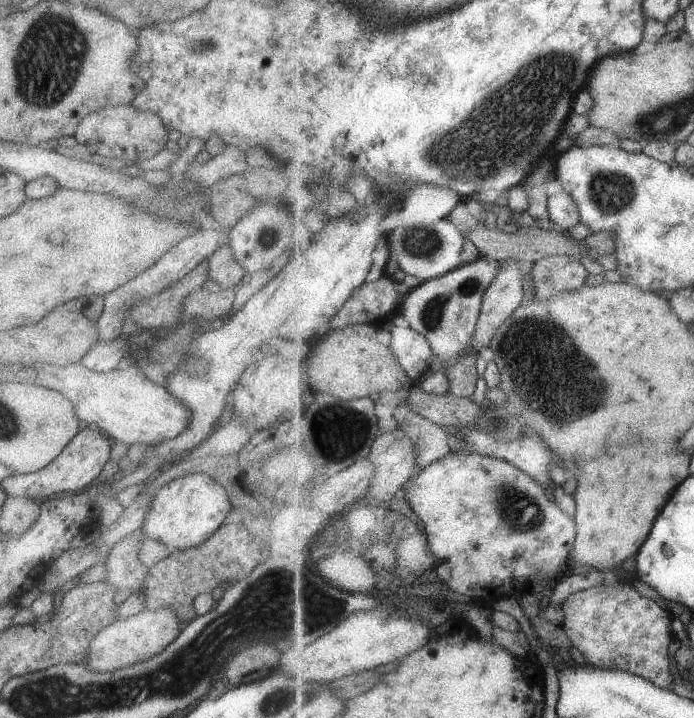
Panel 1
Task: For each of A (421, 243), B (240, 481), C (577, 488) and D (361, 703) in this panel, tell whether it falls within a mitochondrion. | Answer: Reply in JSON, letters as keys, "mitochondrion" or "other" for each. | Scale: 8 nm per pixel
{"A":"mitochondrion","B":"other","C":"other","D":"other"}

